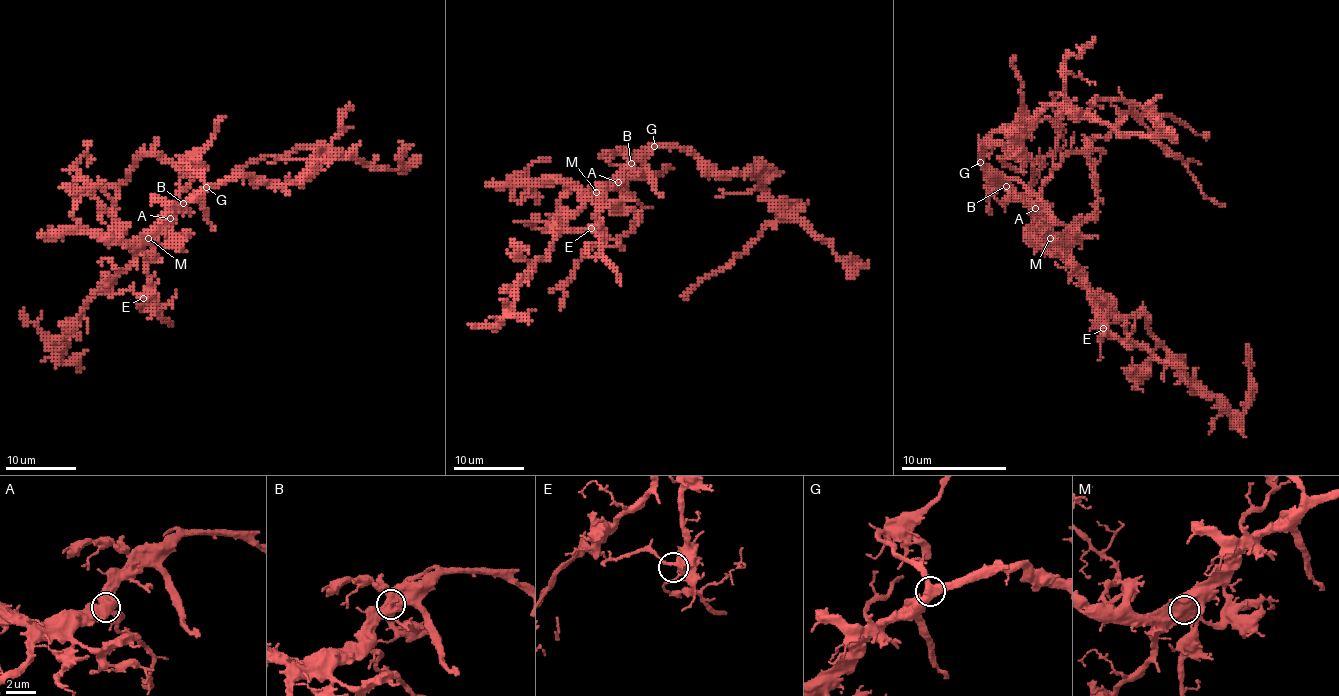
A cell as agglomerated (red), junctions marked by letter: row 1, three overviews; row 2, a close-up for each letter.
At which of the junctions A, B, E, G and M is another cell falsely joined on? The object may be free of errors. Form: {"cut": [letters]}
{"cut": []}

